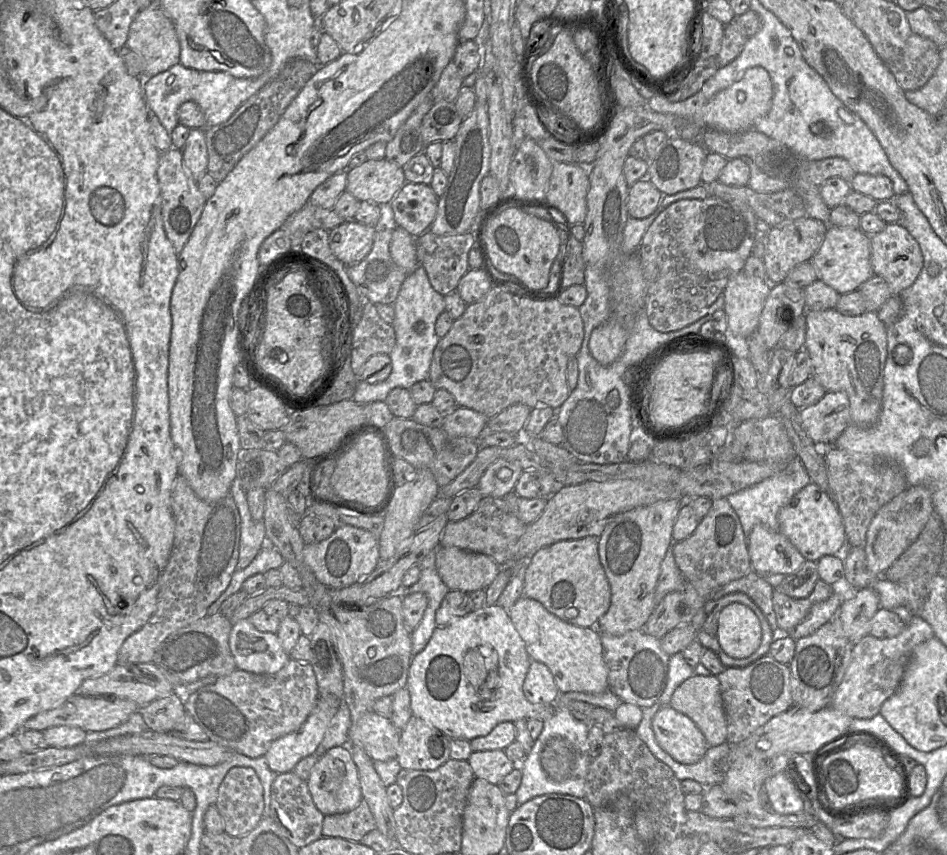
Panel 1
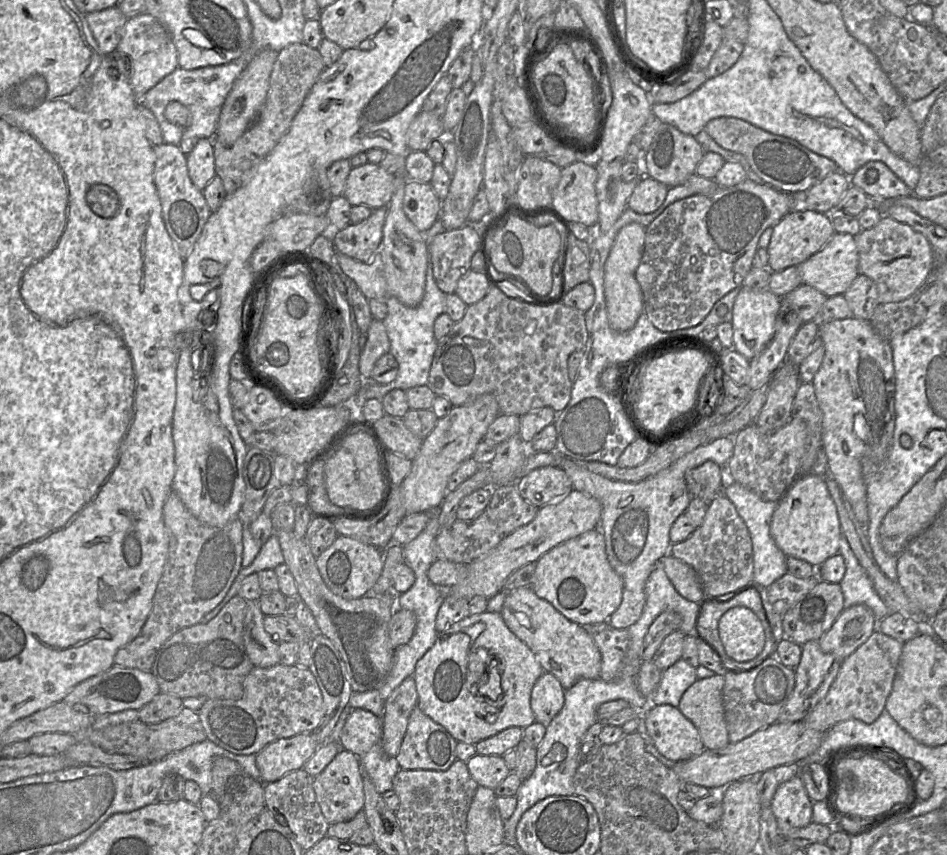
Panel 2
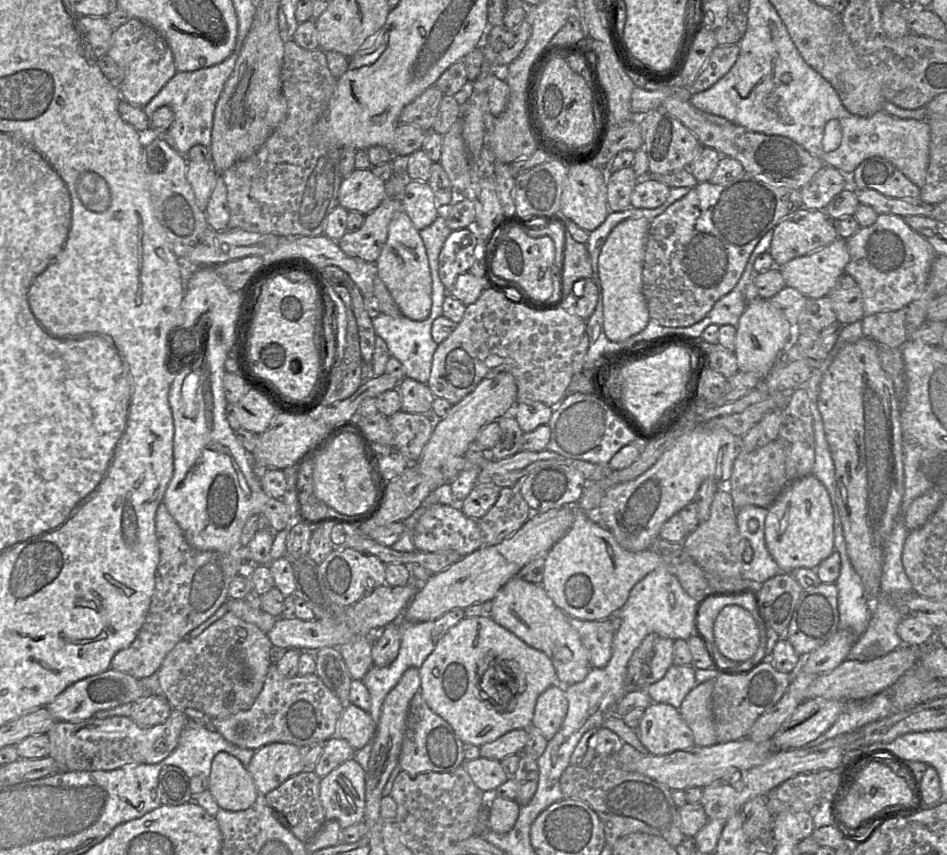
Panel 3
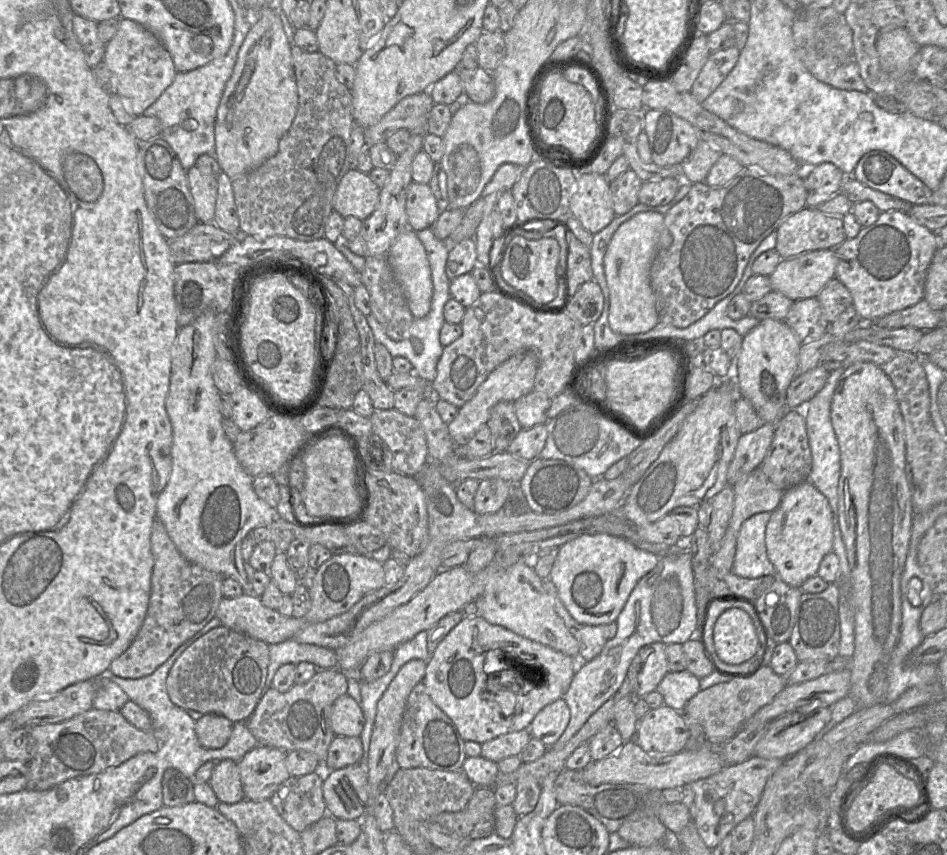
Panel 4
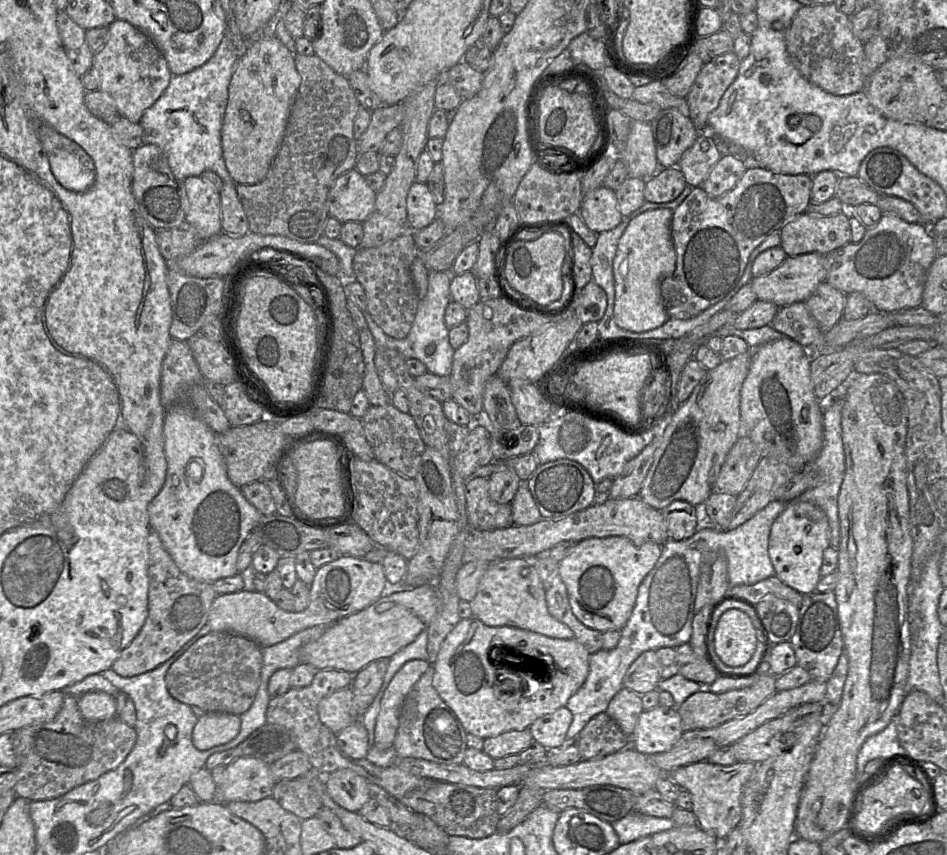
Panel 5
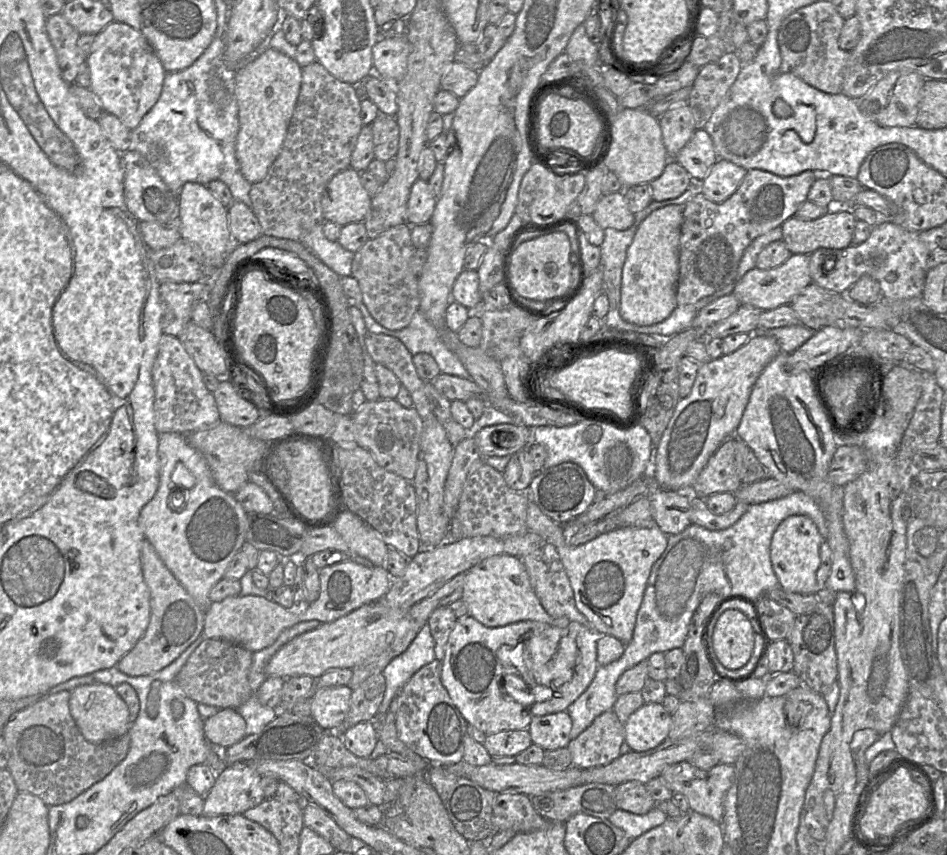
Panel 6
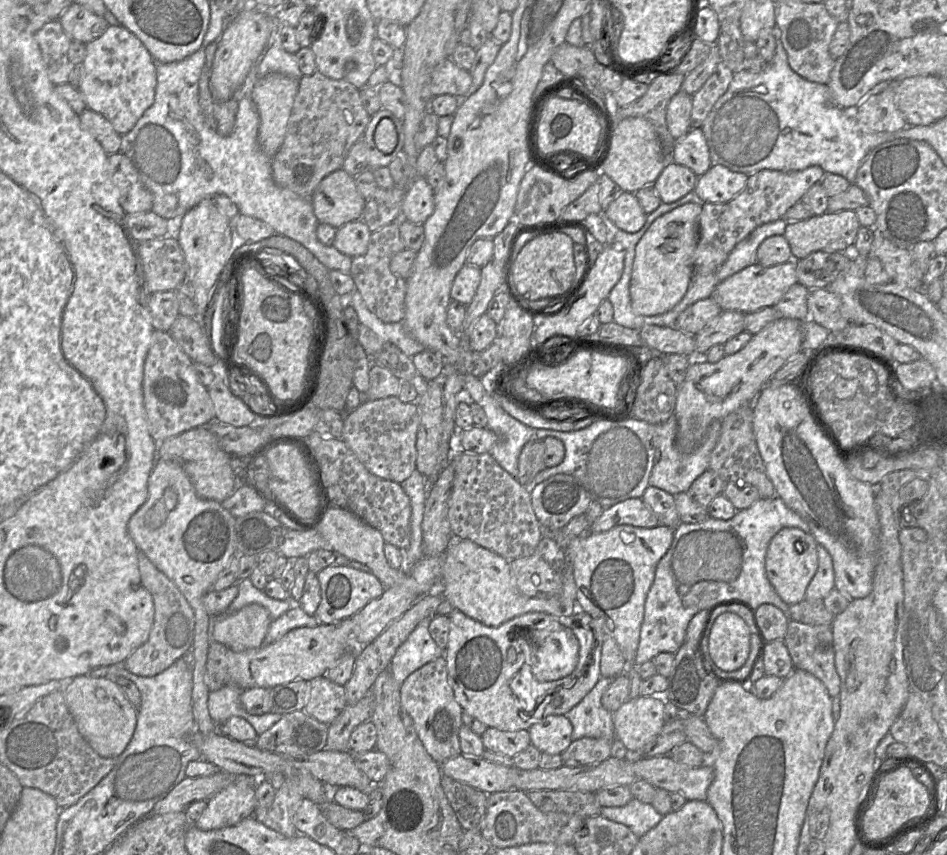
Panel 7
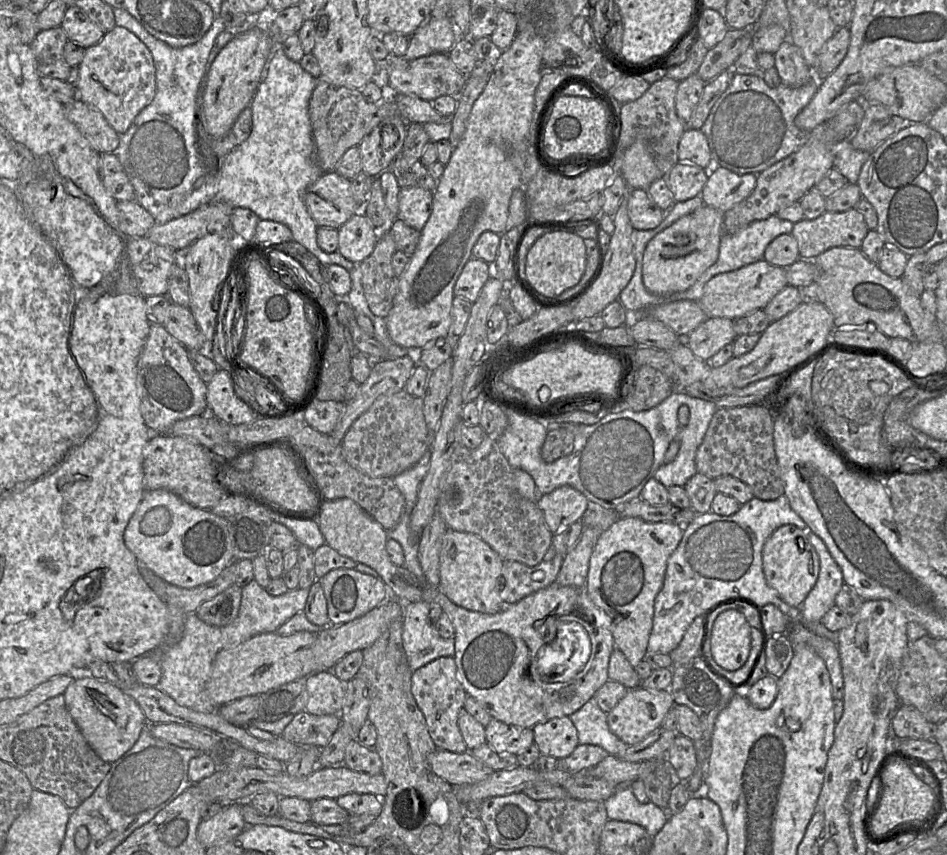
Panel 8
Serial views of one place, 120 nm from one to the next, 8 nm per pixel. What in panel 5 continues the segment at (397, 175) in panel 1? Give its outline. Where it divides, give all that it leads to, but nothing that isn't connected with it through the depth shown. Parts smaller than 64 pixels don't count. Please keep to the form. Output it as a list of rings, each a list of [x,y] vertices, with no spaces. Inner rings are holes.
[[[351,169],[340,175],[328,192],[329,216],[342,224],[348,221],[363,223],[374,210],[376,194],[366,182],[365,176]]]

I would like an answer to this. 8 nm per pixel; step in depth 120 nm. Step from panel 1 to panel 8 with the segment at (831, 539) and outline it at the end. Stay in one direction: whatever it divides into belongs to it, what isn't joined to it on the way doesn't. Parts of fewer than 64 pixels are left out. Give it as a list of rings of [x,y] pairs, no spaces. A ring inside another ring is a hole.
[[[793,524],[782,525],[766,540],[762,549],[762,568],[769,587],[792,607],[801,607],[816,583],[820,561],[804,530]]]

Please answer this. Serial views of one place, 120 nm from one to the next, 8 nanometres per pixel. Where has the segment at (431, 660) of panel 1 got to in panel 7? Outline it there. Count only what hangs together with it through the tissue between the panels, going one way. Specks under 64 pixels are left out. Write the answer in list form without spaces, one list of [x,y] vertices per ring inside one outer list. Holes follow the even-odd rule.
[[[454,609],[450,615],[449,640],[445,650],[445,659],[447,661],[448,681],[451,685],[454,697],[460,704],[463,711],[470,716],[478,719],[487,727],[496,728],[501,731],[529,730],[529,728],[550,715],[566,715],[573,707],[582,701],[582,699],[594,688],[601,676],[600,661],[602,646],[606,637],[599,621],[590,614],[577,609],[572,615],[567,617],[555,616],[543,612],[529,612],[517,616],[504,622],[498,627],[485,626],[482,623],[466,616],[460,610]],[[510,682],[517,682],[517,688],[520,696],[513,693],[510,688]]]

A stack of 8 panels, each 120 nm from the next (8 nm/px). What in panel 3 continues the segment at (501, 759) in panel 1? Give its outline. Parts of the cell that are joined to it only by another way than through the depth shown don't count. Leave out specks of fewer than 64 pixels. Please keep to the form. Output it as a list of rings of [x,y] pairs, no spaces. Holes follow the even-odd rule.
[[[479,757],[473,760],[466,760],[464,767],[474,784],[485,794],[491,796],[509,778],[498,760]]]

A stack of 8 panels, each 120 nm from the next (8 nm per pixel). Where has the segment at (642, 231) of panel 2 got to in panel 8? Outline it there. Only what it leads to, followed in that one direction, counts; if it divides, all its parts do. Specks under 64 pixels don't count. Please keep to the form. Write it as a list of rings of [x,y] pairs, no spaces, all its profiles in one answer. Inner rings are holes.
[[[704,204],[653,237],[643,256],[642,280],[645,288],[655,295],[689,289],[718,259],[723,219],[723,212]]]

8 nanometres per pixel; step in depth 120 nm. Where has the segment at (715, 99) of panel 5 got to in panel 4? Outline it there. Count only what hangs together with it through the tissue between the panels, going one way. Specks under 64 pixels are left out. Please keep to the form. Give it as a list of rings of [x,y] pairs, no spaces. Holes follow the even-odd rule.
[[[736,46],[710,54],[690,91],[700,104],[725,80],[736,65],[739,55],[740,50]]]

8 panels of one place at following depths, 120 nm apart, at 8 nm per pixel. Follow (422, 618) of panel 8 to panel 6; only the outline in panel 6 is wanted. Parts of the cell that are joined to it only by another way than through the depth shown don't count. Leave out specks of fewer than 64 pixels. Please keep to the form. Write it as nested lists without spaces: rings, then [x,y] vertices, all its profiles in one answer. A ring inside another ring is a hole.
[[[427,623],[420,629],[409,647],[391,660],[383,670],[385,691],[377,717],[384,716],[393,699],[408,680],[423,666],[435,660],[434,639]]]

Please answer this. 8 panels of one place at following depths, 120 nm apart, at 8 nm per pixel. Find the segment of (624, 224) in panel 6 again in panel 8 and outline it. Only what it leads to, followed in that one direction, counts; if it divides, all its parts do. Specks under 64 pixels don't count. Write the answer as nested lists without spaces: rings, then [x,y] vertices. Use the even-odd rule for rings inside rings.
[[[646,189],[631,190],[627,211],[635,230],[654,229],[666,217],[666,212],[655,204]]]

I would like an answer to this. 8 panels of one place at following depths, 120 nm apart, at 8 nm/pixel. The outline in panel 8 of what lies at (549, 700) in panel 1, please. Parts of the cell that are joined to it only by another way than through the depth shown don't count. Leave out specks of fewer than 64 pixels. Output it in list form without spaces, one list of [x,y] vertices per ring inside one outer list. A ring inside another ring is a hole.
[[[569,716],[538,723],[532,730],[540,753],[557,760],[568,757],[579,744],[577,729]]]

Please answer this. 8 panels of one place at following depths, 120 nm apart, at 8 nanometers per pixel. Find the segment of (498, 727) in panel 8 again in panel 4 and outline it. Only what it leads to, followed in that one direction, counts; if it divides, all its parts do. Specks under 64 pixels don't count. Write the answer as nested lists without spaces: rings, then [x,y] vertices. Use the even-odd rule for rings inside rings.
[[[527,729],[501,735],[481,744],[481,756],[495,763],[510,756],[519,756],[531,737]]]

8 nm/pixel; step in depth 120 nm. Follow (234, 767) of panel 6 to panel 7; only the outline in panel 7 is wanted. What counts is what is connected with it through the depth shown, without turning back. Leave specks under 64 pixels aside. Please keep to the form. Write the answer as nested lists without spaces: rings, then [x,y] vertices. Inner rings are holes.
[[[239,775],[235,781],[208,800],[206,809],[195,826],[208,831],[233,826],[257,809],[256,787],[249,785],[249,775]]]

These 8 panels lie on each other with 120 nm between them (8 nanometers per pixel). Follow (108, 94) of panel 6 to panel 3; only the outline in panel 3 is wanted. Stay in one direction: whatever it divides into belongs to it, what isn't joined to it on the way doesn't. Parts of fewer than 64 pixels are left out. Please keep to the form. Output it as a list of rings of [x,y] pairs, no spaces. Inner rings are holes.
[[[131,18],[114,29],[107,54],[123,72],[119,86],[121,99],[142,108],[177,73],[173,53],[165,39],[151,25],[137,18]]]

